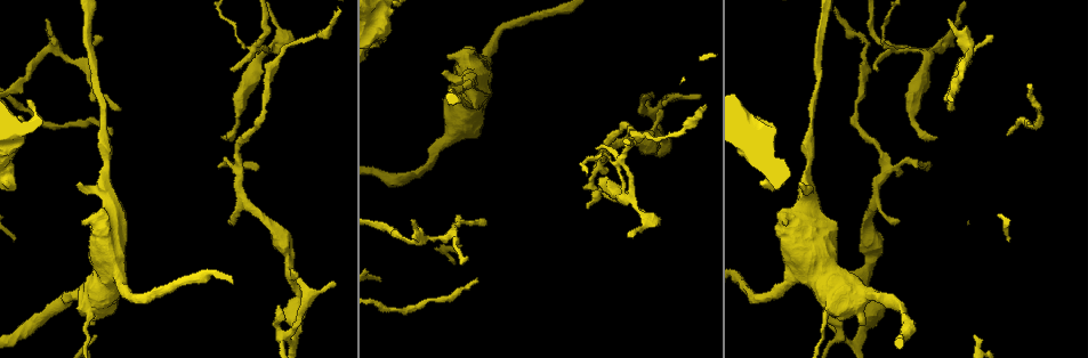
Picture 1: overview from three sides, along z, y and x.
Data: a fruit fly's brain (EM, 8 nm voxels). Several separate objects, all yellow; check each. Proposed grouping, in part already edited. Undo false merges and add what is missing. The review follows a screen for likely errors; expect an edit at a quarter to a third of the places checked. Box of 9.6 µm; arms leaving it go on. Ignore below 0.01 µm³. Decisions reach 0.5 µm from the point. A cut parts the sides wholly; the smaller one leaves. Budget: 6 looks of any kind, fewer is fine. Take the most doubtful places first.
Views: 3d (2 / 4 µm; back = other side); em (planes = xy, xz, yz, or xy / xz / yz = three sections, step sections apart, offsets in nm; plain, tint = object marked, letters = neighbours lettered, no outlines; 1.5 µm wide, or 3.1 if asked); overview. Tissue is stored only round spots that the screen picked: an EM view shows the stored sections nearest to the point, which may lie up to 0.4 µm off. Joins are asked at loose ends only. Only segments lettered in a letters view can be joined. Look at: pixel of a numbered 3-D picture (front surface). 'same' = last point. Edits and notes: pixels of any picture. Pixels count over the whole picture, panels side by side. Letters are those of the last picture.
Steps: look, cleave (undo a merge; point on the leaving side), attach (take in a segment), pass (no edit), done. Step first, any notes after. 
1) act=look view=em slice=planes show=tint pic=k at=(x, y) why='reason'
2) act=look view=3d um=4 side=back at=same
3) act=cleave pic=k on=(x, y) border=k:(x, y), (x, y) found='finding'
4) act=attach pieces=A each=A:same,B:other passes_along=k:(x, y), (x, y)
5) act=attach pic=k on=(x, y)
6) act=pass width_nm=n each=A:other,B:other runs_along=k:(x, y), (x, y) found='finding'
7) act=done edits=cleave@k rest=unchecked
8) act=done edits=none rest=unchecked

act=look view=em um=3.1 slice=planes show=letters pic=1 at=(83, 225) why='thick end'

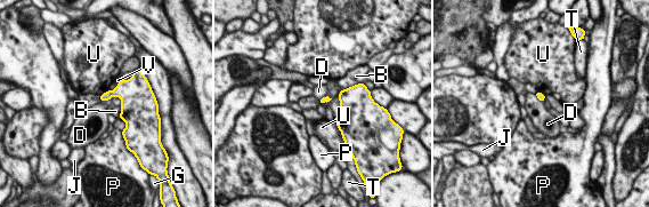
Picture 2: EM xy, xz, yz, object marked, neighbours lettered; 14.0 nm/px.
act=pass longest_contact=B:280nm each=B:other,D:other,G:other,J:other,P:other,T:other,U:other,V:other border=2:(534, 94), (543, 102) found='none of them fits'

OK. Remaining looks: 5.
act=look view=3d um=4 pic=1 at=(936, 138) why='thin end'

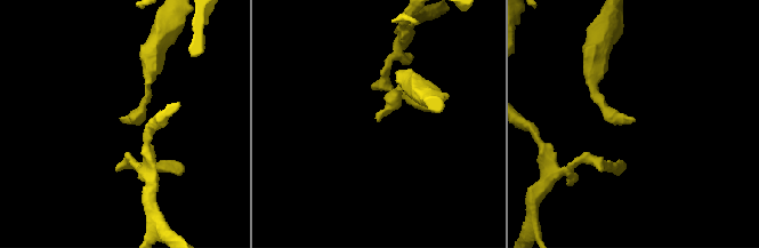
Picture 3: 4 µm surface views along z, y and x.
act=look view=em slice=xy step=8 show=letters pic=3 at=(633, 120) why='shape alone is not enough'

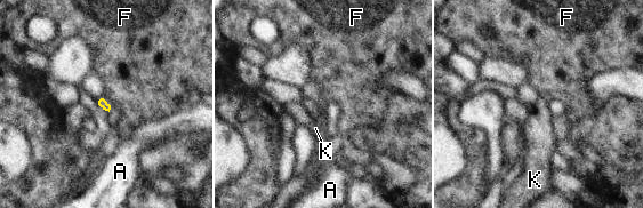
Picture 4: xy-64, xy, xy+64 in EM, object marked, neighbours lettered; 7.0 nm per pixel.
act=look view=em slice=planes show=letters at=same why='cut it another way'

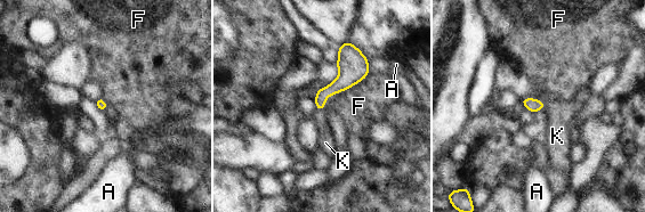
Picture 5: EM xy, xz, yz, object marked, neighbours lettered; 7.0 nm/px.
act=attach pieces=K each=A:other,F:other,K:same passes_along=5:(343, 82), (320, 109), (325, 143) found='it goes on there'

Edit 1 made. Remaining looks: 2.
act=done edits=attach@5 rest=unchecked

